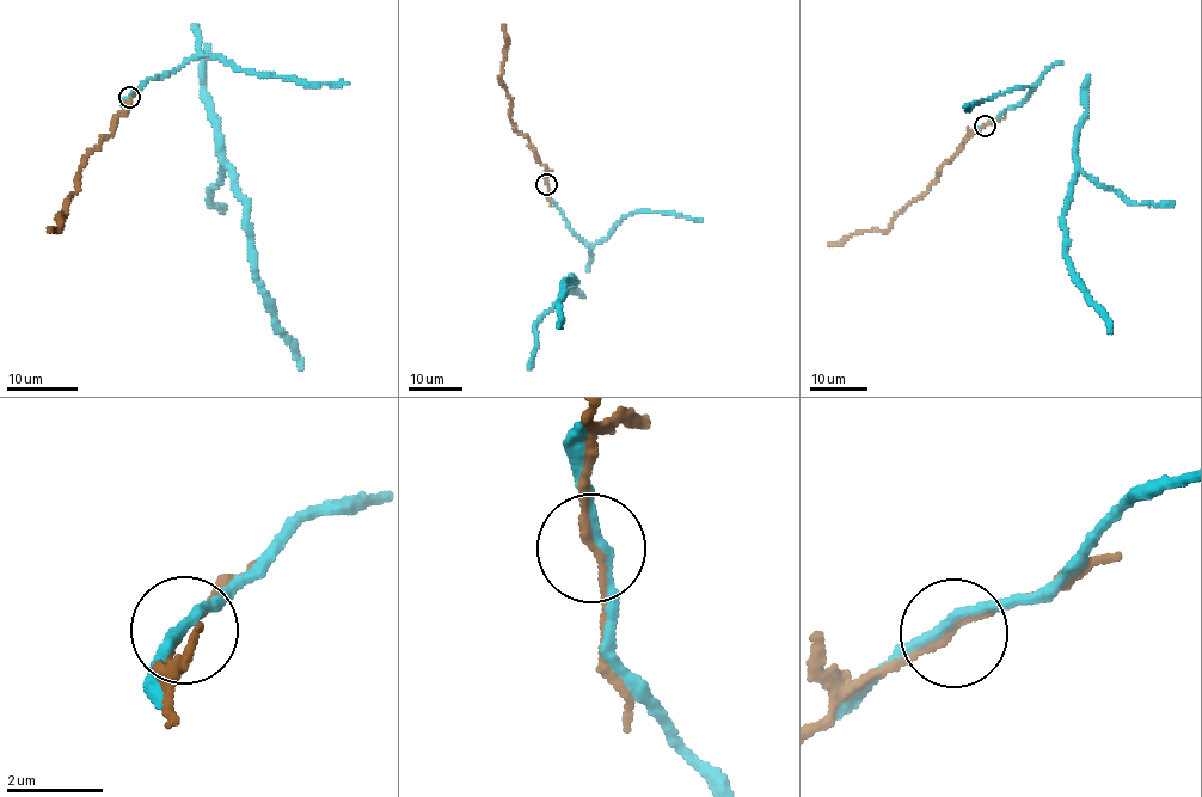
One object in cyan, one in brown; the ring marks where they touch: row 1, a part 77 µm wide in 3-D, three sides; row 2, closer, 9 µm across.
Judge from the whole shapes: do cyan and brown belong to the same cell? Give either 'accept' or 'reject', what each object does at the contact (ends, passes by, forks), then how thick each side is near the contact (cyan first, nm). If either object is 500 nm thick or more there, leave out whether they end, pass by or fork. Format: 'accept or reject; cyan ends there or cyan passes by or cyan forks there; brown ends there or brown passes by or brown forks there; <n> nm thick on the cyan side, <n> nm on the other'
accept; cyan passes by; brown passes by; 200 nm thick on the cyan side, 150 nm on the other

